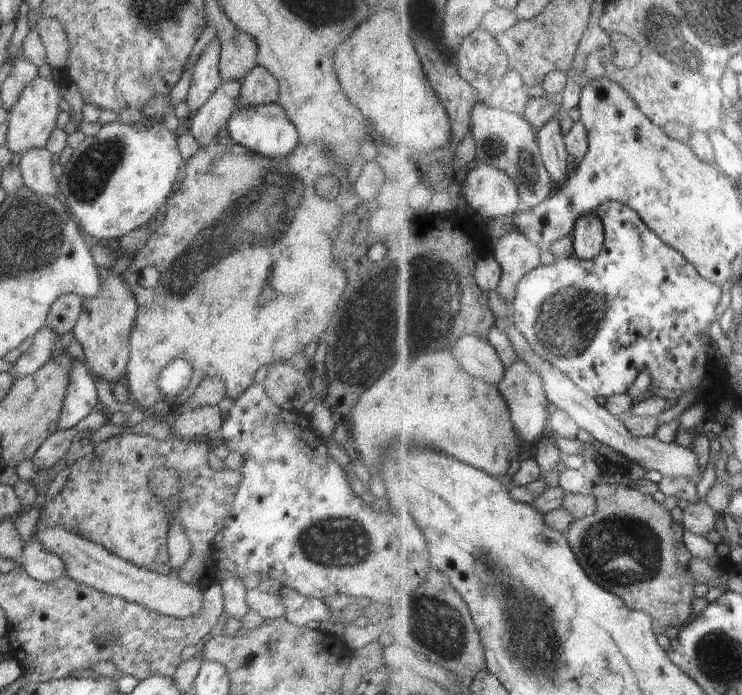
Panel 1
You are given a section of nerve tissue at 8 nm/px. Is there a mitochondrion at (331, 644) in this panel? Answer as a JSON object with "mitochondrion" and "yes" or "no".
{"mitochondrion":"no"}

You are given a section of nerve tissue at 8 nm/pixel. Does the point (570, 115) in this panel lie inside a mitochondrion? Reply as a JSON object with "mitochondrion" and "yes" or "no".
{"mitochondrion":"no"}

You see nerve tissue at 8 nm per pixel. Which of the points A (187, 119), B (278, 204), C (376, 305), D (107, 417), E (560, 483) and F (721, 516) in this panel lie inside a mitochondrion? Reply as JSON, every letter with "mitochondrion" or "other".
{"A":"other","B":"mitochondrion","C":"mitochondrion","D":"other","E":"other","F":"other"}

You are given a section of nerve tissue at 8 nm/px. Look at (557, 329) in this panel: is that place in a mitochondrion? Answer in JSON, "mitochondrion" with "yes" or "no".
{"mitochondrion":"yes"}

